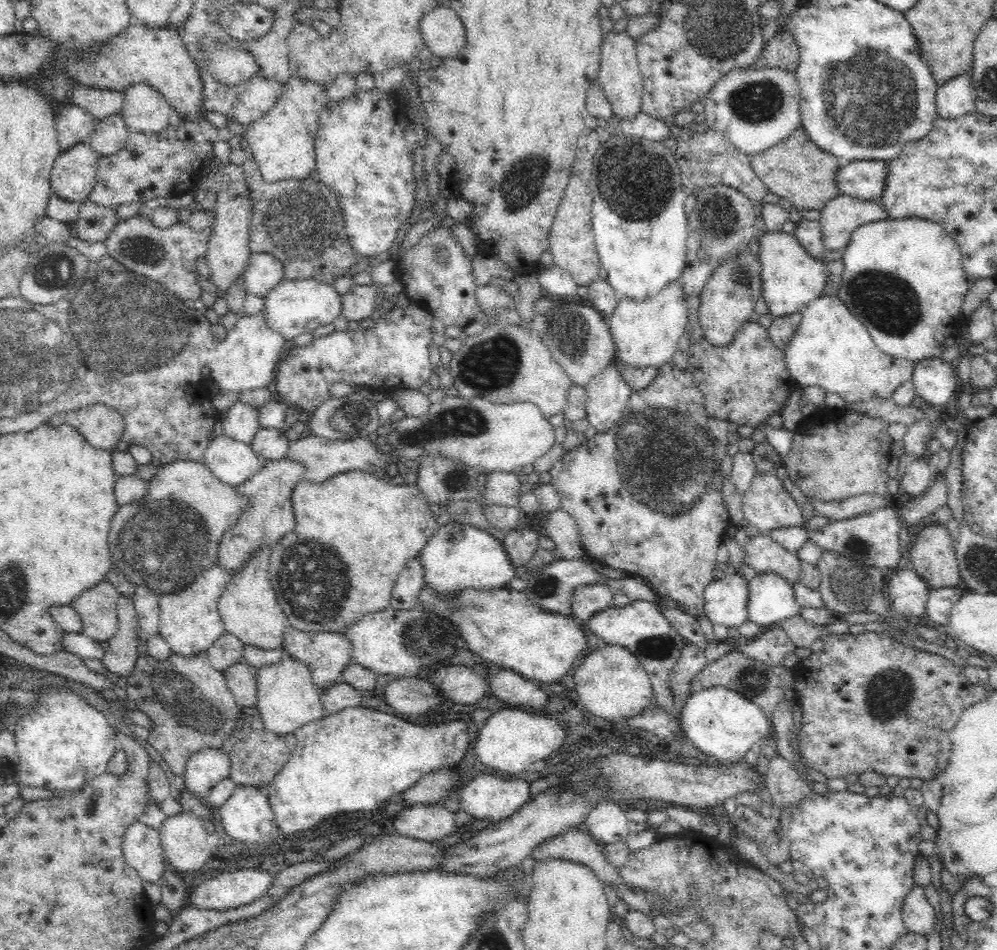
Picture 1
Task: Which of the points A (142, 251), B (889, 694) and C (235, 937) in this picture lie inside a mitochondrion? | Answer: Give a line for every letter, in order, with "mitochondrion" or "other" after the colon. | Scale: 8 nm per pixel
A: mitochondrion
B: mitochondrion
C: mitochondrion

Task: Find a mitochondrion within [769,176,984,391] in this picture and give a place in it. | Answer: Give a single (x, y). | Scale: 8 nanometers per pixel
(890, 304)

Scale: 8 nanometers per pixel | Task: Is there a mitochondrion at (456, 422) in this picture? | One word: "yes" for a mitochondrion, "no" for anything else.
yes

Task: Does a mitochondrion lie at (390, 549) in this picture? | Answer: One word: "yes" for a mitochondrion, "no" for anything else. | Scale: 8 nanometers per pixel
no

